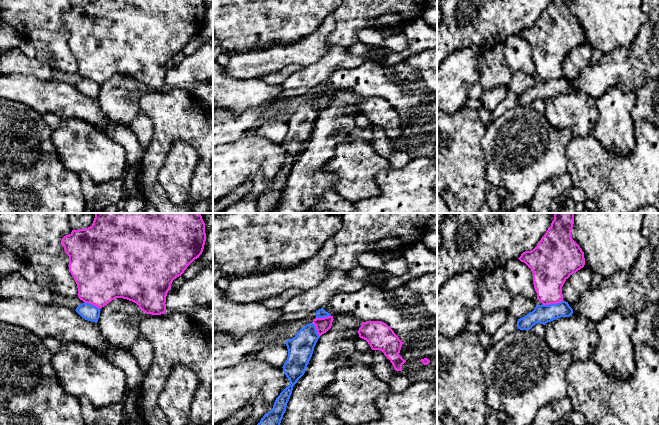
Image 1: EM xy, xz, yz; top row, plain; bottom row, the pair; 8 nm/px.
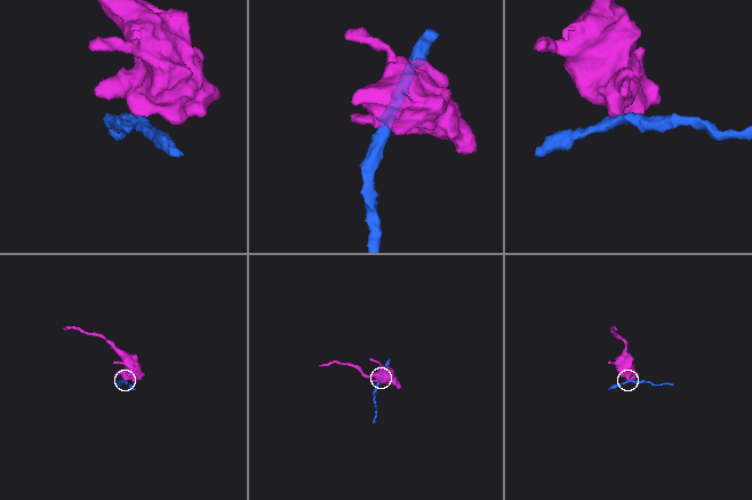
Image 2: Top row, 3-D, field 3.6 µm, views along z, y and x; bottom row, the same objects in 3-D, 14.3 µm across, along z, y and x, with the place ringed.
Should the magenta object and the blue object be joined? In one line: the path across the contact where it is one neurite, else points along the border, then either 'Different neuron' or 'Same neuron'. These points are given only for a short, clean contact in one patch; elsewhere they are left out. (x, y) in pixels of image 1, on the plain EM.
Boundary: yz (563, 76), (557, 79), (542, 80). Different neuron

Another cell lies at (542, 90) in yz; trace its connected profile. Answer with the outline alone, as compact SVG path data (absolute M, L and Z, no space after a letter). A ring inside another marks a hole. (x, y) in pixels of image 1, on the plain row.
M564 76L557 80L536 81L532 88L518 95L517 103L520 106L530 106L537 99L545 101L561 93L570 93L572 90L573 85Z

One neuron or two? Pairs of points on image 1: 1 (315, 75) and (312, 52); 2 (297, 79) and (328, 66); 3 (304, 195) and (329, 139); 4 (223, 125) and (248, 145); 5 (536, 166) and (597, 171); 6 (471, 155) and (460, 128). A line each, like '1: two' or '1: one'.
1: two
2: one
3: one
4: two
5: two
6: one

